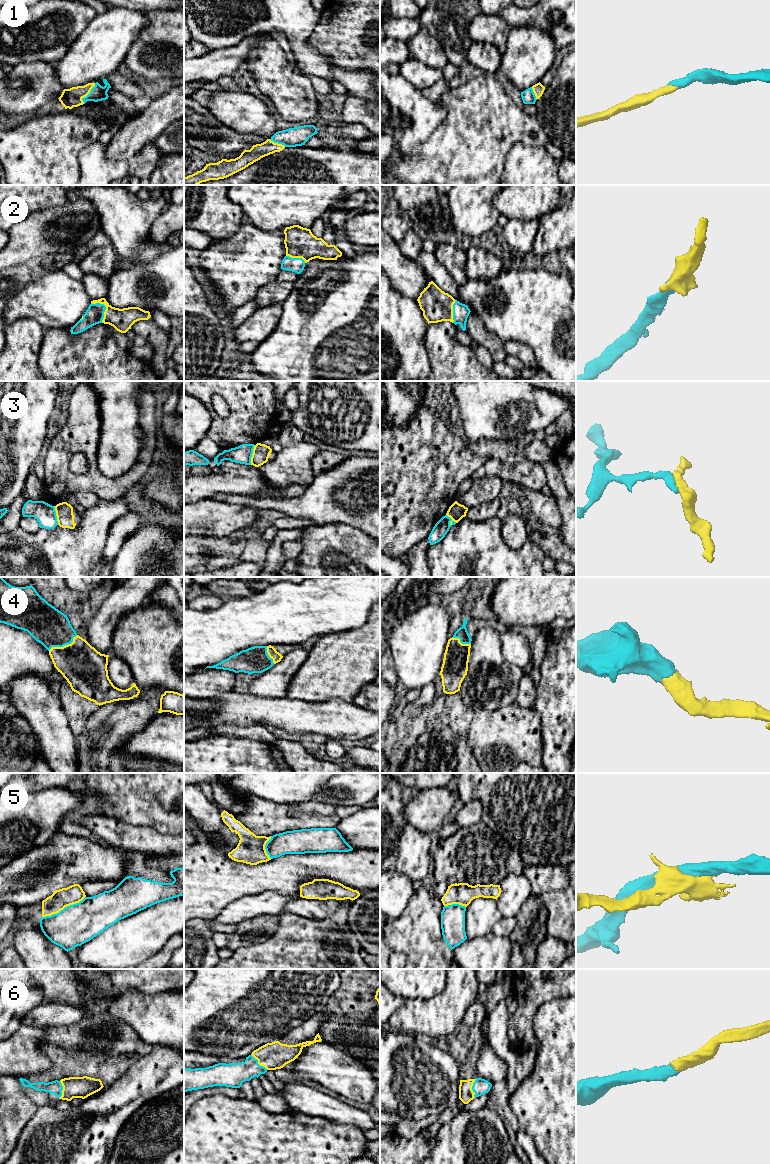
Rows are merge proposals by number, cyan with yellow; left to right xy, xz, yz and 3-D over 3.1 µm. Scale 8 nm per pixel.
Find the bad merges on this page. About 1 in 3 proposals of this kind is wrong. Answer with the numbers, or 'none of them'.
3, 5

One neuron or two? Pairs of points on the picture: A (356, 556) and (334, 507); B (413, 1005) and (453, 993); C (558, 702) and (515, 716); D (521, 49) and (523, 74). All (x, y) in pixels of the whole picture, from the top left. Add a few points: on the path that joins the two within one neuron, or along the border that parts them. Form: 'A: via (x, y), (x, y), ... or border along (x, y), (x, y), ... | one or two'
A: border along (318, 525), (344, 523), (356, 527), (363, 532) | two
B: via (423, 1005), (441, 1005), (443, 1003) | one
C: border along (533, 707), (539, 716), (541, 733) | two
D: via (523, 55), (523, 68) | one

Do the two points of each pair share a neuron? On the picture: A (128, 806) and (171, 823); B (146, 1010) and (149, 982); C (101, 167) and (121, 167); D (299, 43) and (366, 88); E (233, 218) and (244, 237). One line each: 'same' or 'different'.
A: same
B: different
C: same
D: same
E: different

